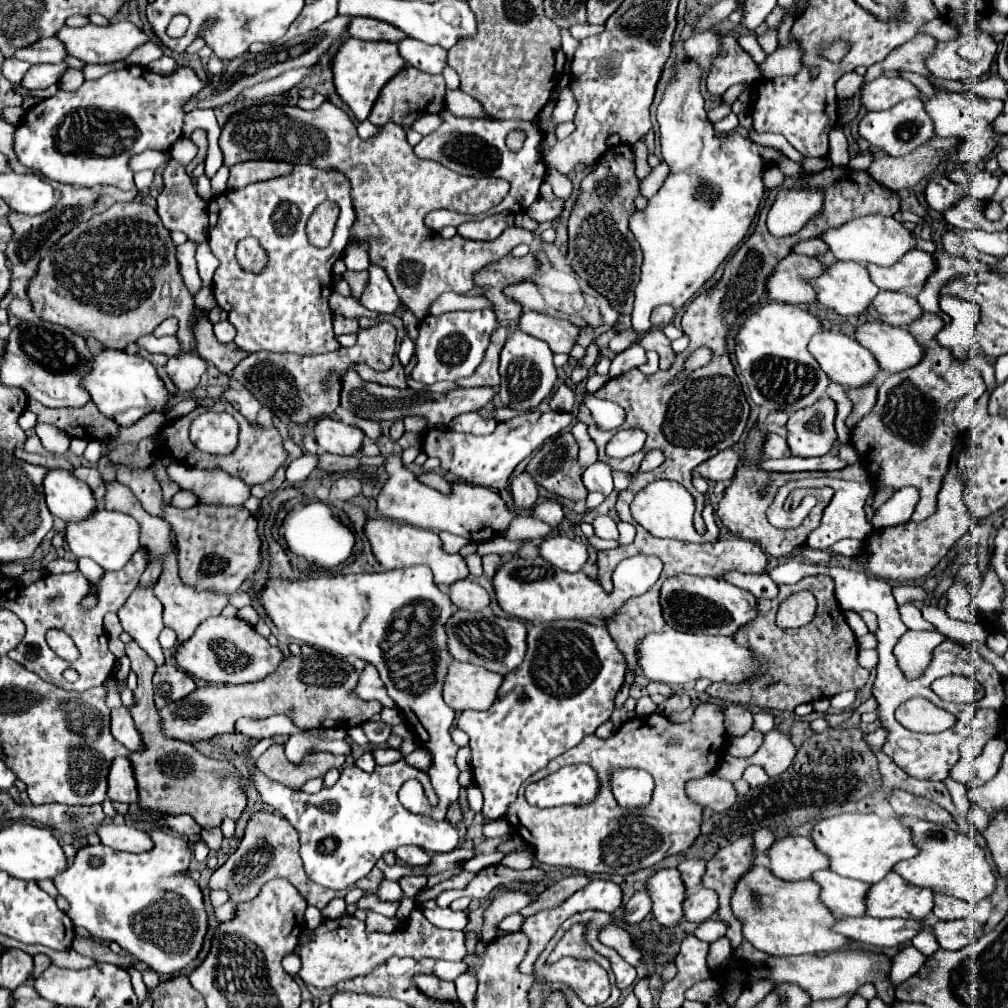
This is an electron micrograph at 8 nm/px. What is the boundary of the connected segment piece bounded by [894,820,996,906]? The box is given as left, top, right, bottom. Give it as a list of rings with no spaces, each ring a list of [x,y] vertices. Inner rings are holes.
[[[926,820],[912,822],[914,844],[920,848],[920,854],[912,860],[904,860],[894,866],[894,870],[914,886],[930,888],[936,894],[948,894],[962,898],[972,906],[978,906],[980,900],[988,898],[996,890],[996,876],[986,862],[986,854],[972,836],[952,830],[946,824],[934,824]]]

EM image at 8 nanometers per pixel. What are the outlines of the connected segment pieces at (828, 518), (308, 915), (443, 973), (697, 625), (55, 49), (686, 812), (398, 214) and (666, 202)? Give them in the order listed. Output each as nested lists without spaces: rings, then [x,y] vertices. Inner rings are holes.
[[[820,477],[820,478],[830,478],[830,486],[835,494],[832,497],[829,505],[825,508],[823,517],[821,520],[820,526],[808,536],[808,546],[810,548],[820,548],[820,550],[826,550],[828,546],[832,546],[834,542],[838,542],[838,540],[842,540],[845,538],[853,538],[854,540],[864,541],[869,536],[869,534],[873,531],[873,526],[866,519],[866,513],[864,511],[864,506],[867,498],[872,497],[874,494],[873,484],[865,483],[861,484],[858,482],[849,482],[841,479],[831,478],[831,477]]]
[[[308,906],[305,910],[304,919],[306,922],[307,928],[314,930],[319,926],[323,921],[323,916],[321,911],[316,907]]]
[[[438,960],[434,964],[434,970],[432,974],[436,974],[440,980],[456,980],[460,974],[466,972],[466,966],[464,966],[464,960],[460,962],[446,962],[446,960]]]
[[[674,576],[668,578],[660,592],[660,604],[664,612],[666,624],[680,632],[692,632],[692,634],[722,634],[722,636],[734,636],[738,628],[748,624],[752,618],[756,618],[758,612],[758,600],[752,592],[742,590],[726,580],[716,578],[700,578],[700,576]]]
[[[52,36],[52,38],[42,38],[36,44],[30,44],[22,50],[18,50],[16,58],[26,60],[30,64],[62,62],[68,58],[68,52],[64,52],[64,44],[60,44],[60,40],[56,40],[56,36]]]
[[[700,704],[694,712],[694,718],[686,724],[674,724],[668,718],[654,716],[654,714],[632,718],[624,726],[620,726],[608,740],[600,740],[594,734],[586,736],[576,748],[570,748],[568,752],[564,752],[564,756],[558,756],[556,760],[550,760],[548,768],[542,768],[540,772],[532,774],[522,784],[518,798],[508,808],[506,816],[512,824],[518,822],[532,834],[532,838],[534,838],[532,846],[536,848],[536,858],[542,864],[550,864],[556,868],[576,868],[576,870],[584,870],[584,872],[592,872],[592,874],[620,874],[620,876],[650,868],[666,856],[684,852],[698,838],[702,808],[688,800],[688,796],[684,792],[684,782],[688,782],[690,778],[702,778],[702,776],[714,772],[714,768],[718,764],[718,756],[720,756],[718,752],[724,746],[724,736],[726,736],[724,716],[720,712],[720,706],[716,706],[716,704]],[[580,762],[592,764],[602,782],[602,792],[598,794],[598,798],[592,804],[580,806],[580,808],[576,808],[576,806],[534,808],[526,802],[525,788],[530,782],[536,782],[536,780],[560,770],[566,764],[580,764]],[[620,768],[640,768],[640,770],[646,770],[652,774],[652,778],[656,780],[656,788],[654,788],[652,804],[648,808],[624,810],[616,804],[616,800],[612,796],[612,788],[610,788],[610,772],[620,770]]]
[[[328,100],[312,112],[298,106],[274,104],[244,108],[222,128],[220,148],[226,166],[244,160],[282,160],[342,172],[350,180],[352,204],[356,208],[356,224],[352,224],[348,244],[368,244],[370,264],[386,270],[400,300],[420,320],[440,294],[450,290],[468,294],[476,286],[474,274],[478,270],[510,254],[522,242],[532,244],[534,238],[530,230],[510,226],[492,242],[468,240],[466,266],[466,238],[442,238],[424,224],[424,216],[436,208],[474,216],[488,212],[504,200],[510,184],[502,178],[460,176],[440,162],[418,158],[406,140],[406,130],[398,124],[384,124],[378,136],[362,140],[350,116]]]
[[[678,60],[676,72],[668,80],[664,96],[656,108],[662,136],[662,158],[670,164],[670,176],[658,194],[648,200],[646,210],[634,212],[634,216],[630,216],[630,230],[644,254],[642,276],[636,286],[636,302],[632,310],[632,330],[636,334],[650,330],[650,312],[656,306],[670,304],[672,308],[680,310],[700,290],[700,286],[714,276],[716,268],[726,260],[726,256],[744,240],[766,190],[762,176],[766,168],[782,158],[778,148],[760,146],[756,142],[752,150],[752,140],[744,138],[742,134],[716,136],[712,124],[706,120],[704,98],[700,94],[700,76],[702,68],[698,62]]]

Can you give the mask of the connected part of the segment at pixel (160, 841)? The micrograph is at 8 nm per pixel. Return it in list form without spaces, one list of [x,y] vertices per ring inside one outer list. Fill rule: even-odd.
[[[154,830],[150,832],[154,840],[154,848],[144,854],[128,854],[116,852],[103,844],[88,845],[78,850],[76,860],[70,864],[66,872],[53,879],[58,892],[70,902],[70,910],[66,912],[74,926],[86,928],[98,940],[118,942],[122,950],[148,964],[150,970],[162,974],[166,978],[178,976],[202,950],[204,936],[208,932],[208,914],[204,908],[204,896],[198,884],[192,878],[178,876],[178,870],[186,870],[192,858],[190,844],[170,832]],[[90,858],[98,858],[100,866],[90,866]]]

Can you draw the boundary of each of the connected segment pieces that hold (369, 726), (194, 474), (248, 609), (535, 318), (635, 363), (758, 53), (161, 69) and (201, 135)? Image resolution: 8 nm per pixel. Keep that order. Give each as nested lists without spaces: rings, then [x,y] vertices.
[[[368,720],[368,722],[362,724],[362,730],[368,736],[370,744],[374,744],[374,746],[386,744],[386,740],[390,736],[390,726],[384,724],[384,722],[372,722],[372,720]]]
[[[168,466],[166,472],[182,490],[196,496],[196,504],[242,506],[250,498],[250,486],[220,468],[194,470],[188,466]]]
[[[244,606],[238,610],[237,614],[238,618],[248,622],[251,626],[255,627],[258,620],[259,615],[257,611],[252,606]]]
[[[526,310],[520,320],[518,320],[518,328],[534,338],[540,338],[544,342],[548,342],[550,350],[554,354],[564,352],[568,354],[580,336],[580,328],[564,318],[552,318],[548,314],[538,314],[532,310]]]
[[[632,344],[628,350],[620,352],[610,364],[610,378],[616,378],[616,376],[620,376],[632,368],[638,368],[642,364],[640,354],[642,354],[642,348],[638,344]]]
[[[742,36],[742,38],[738,38],[738,42],[740,42],[740,46],[754,58],[756,64],[762,64],[762,62],[766,60],[766,54],[762,52],[760,44],[756,42],[756,36]]]
[[[163,55],[162,58],[150,62],[147,68],[156,74],[164,76],[171,74],[174,71],[176,65],[177,63],[174,59]]]
[[[194,130],[194,132],[190,134],[190,140],[200,148],[200,150],[198,150],[198,156],[196,156],[194,160],[204,162],[206,152],[208,152],[208,138],[206,138],[206,130]]]

